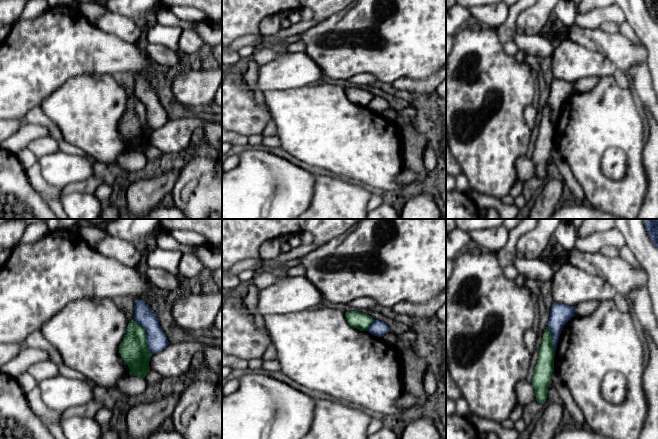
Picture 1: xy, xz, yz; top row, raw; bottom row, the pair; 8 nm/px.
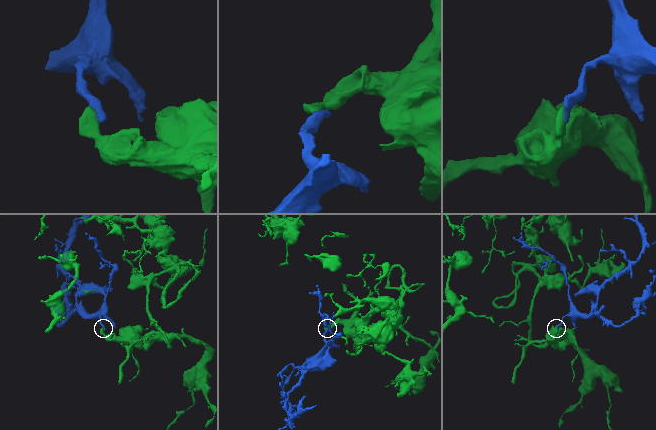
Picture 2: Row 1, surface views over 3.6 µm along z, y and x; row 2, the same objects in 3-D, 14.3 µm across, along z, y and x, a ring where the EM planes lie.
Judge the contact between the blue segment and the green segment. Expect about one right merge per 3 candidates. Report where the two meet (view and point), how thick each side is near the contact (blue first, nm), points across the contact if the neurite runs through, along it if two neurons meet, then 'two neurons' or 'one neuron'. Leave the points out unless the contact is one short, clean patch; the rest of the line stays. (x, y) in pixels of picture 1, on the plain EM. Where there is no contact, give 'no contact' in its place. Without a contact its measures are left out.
xy (147, 112) | 160/220 nm | along xy (133, 95), (145, 106), (147, 124), (152, 129) | two neurons

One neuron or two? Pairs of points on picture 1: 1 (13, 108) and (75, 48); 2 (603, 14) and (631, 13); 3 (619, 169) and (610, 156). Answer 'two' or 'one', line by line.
1: one
2: two
3: one

